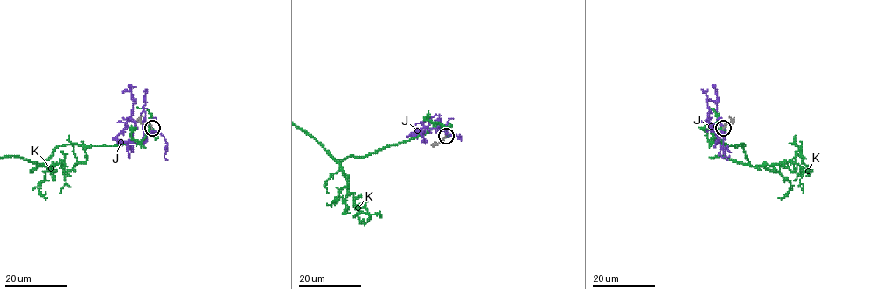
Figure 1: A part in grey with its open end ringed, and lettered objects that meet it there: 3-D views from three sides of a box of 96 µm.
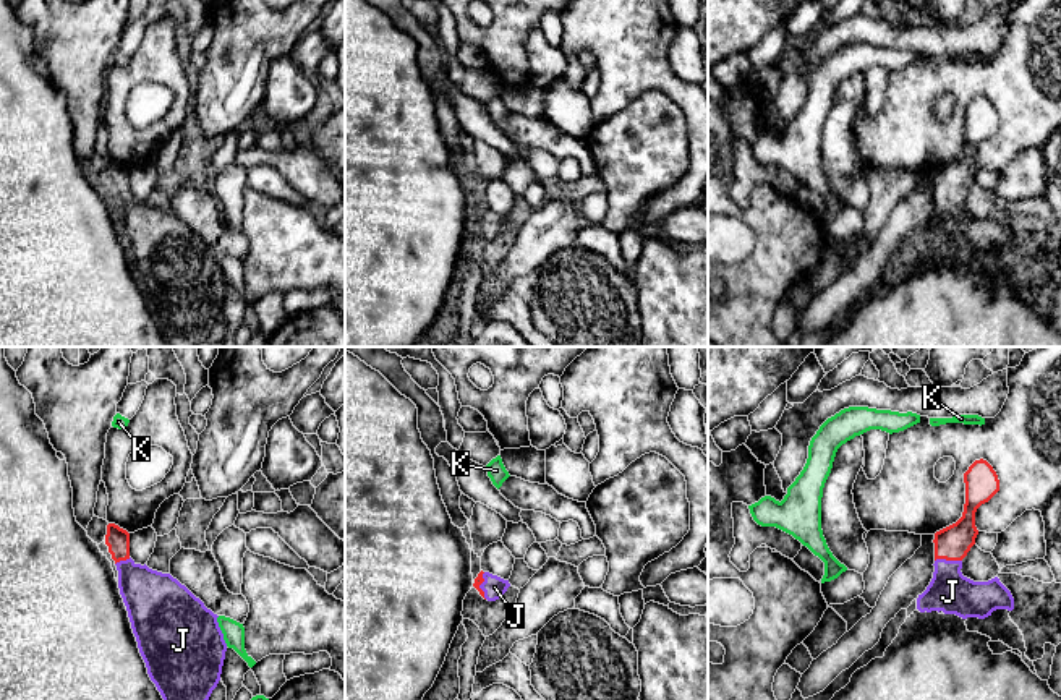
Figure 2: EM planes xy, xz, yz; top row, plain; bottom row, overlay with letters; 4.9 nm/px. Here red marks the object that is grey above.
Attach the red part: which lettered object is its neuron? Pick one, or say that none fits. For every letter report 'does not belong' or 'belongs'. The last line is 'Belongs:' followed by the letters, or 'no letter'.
J: belongs
K: does not belong
Belongs: J

